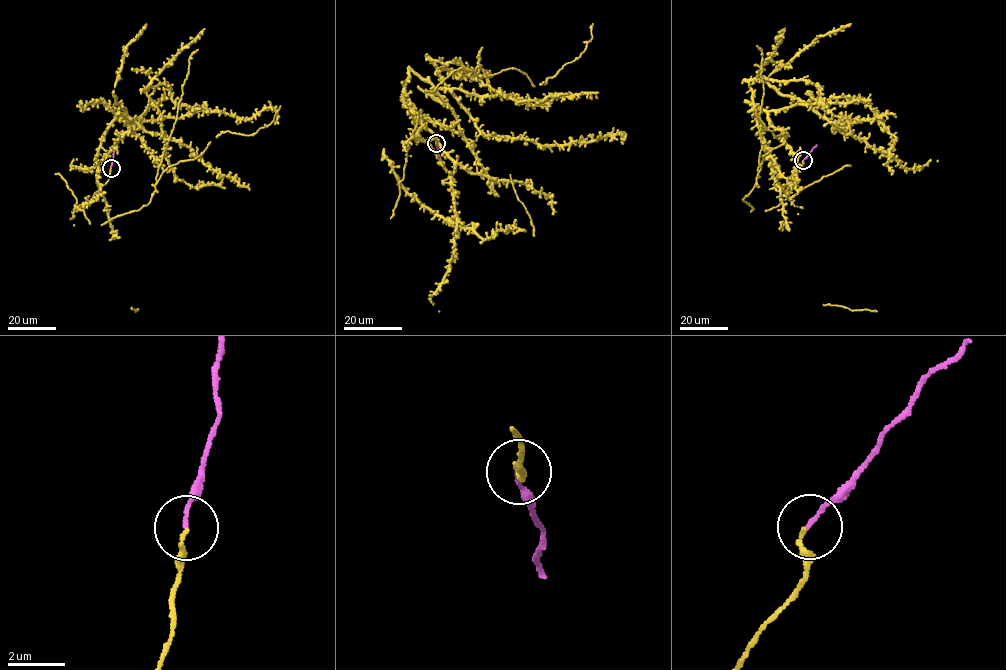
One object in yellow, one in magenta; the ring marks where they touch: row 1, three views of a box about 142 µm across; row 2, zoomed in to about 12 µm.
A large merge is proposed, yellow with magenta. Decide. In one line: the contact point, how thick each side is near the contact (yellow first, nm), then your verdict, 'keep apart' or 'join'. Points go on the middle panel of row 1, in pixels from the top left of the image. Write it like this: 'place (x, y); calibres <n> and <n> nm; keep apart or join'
place (436, 143); calibres 140 and 140 nm; join

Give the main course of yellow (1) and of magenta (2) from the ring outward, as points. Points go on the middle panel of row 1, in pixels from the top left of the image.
1: (436, 143), (416, 139), (410, 69), (436, 87), (564, 99), (513, 100), (437, 61), (485, 135), (621, 139)
2: (436, 144), (439, 156)

